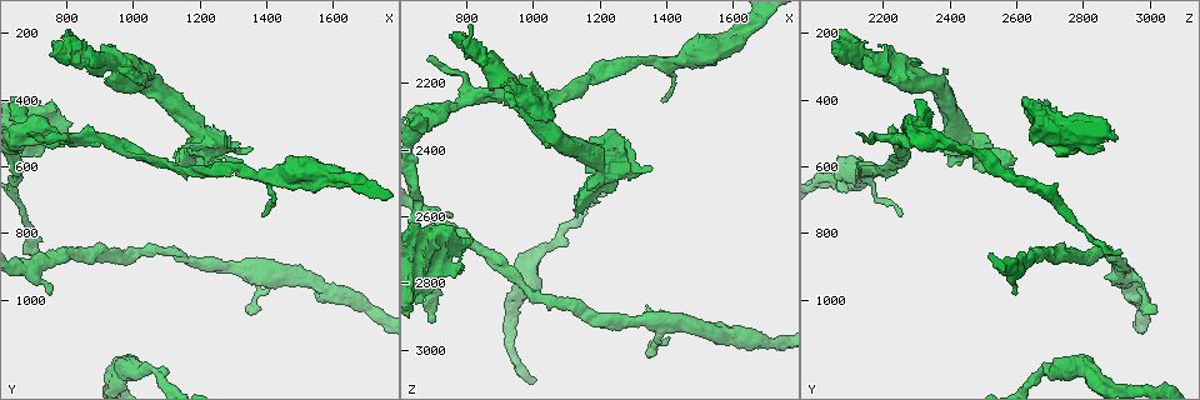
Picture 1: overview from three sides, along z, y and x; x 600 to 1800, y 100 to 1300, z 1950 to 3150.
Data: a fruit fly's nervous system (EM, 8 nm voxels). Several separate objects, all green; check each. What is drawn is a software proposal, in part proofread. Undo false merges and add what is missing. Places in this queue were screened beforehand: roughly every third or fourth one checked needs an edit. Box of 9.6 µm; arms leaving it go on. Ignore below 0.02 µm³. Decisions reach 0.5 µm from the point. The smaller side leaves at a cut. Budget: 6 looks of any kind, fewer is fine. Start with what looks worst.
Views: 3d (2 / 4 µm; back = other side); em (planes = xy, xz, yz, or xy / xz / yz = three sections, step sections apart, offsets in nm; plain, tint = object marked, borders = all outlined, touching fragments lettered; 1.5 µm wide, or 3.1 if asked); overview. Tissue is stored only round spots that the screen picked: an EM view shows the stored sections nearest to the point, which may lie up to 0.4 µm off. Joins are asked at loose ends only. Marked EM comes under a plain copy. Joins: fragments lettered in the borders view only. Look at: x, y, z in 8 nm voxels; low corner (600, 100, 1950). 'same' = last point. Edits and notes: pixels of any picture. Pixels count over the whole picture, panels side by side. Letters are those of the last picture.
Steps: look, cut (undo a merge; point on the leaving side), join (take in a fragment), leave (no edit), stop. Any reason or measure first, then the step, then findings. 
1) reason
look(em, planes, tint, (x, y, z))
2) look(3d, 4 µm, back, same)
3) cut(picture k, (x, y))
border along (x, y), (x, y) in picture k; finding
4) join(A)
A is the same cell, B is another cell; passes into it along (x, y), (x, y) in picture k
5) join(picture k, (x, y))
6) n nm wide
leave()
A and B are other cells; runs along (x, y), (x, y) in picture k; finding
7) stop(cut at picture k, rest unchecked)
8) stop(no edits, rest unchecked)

thick turns thin
look(em, planes, tint, (1430, 640, 2130))

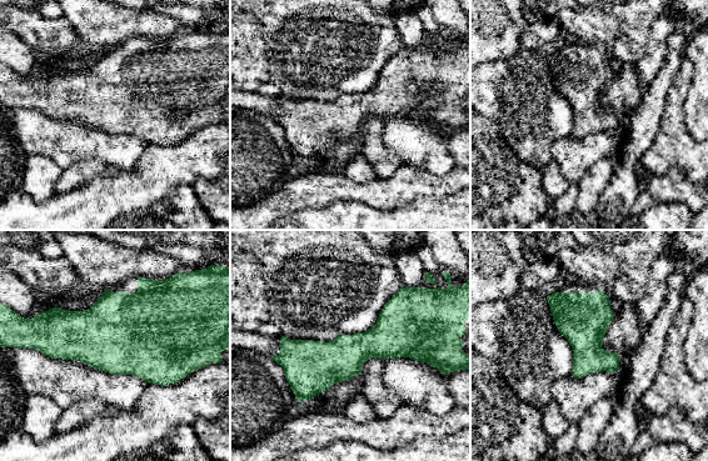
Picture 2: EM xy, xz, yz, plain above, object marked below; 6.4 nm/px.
look(em, planes, borders, same)

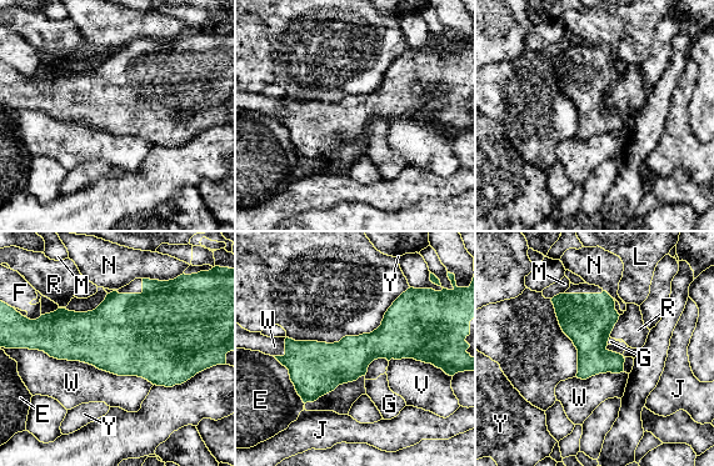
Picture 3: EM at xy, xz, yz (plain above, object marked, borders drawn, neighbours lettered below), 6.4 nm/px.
W touches over 900 nm
leave()
E, F, G, J, L, M, N, R, V, W and Y are other cells; border along (21, 347), (153, 385) in picture 3; all the same neuron

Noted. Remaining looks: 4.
thin end
look(em, xy, step 4, borders, (690, 500, 2140))

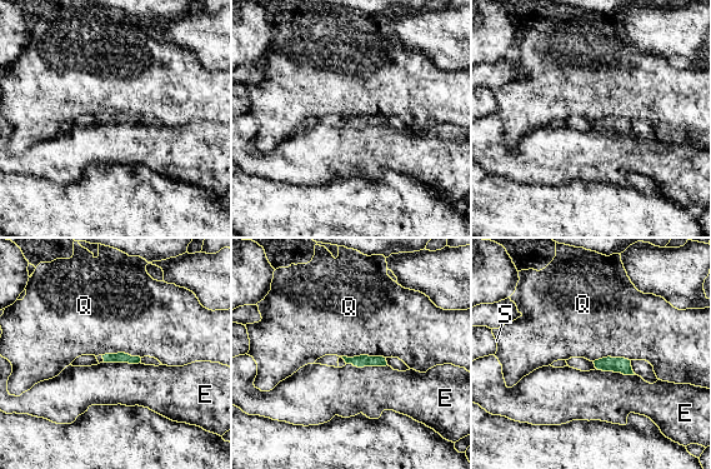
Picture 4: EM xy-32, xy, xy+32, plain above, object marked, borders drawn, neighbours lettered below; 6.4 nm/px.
leave()
E, Q and S are other cells; border along (341, 355), (382, 355), (385, 358) in picture 4; no lettered fragment goes on from it

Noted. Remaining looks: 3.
calibre changes
look(em, planes, tint, (1640, 640, 2050))

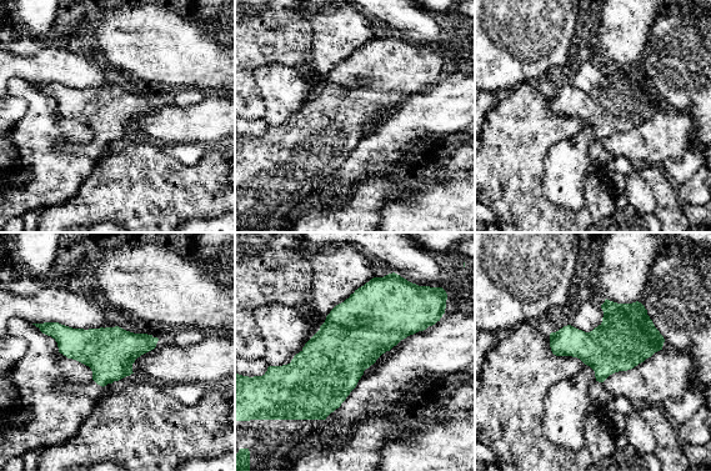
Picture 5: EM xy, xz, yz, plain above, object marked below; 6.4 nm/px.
look(em, planes, borders, same)

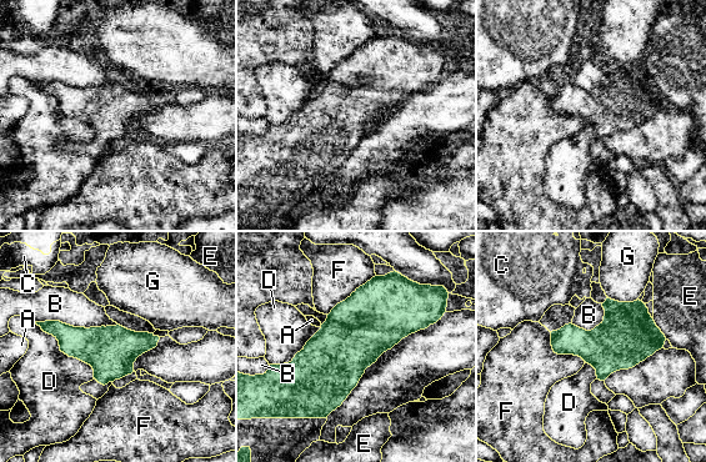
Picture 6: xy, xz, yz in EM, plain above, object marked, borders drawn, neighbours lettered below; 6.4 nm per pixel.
320 nm wide
leave()
A, B, C, D, E, F and G are other cells; border along (50, 320), (85, 327), (116, 325) in picture 6; continuous, no second neuron

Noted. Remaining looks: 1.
stop(no edits, rest unchecked)

